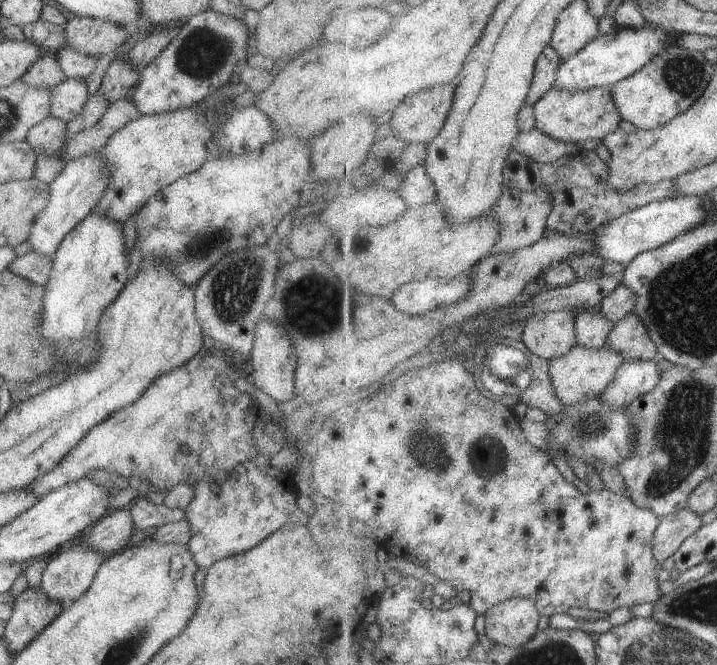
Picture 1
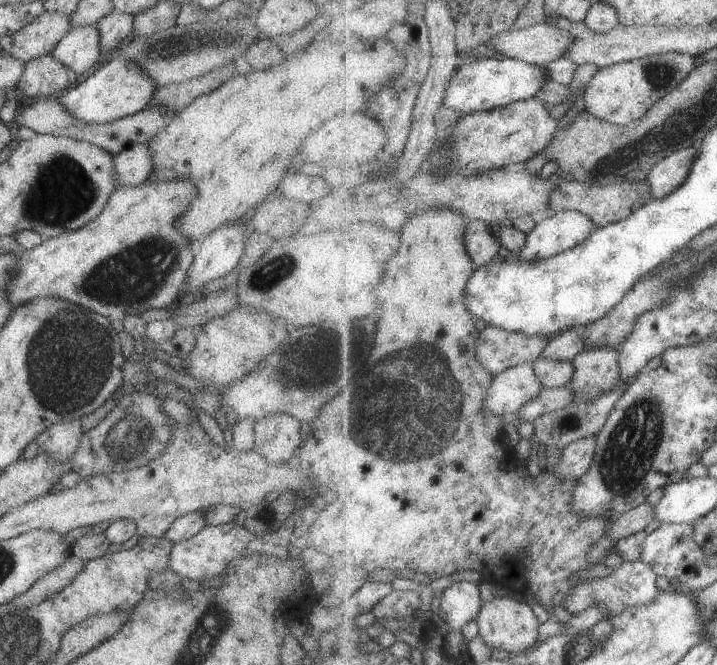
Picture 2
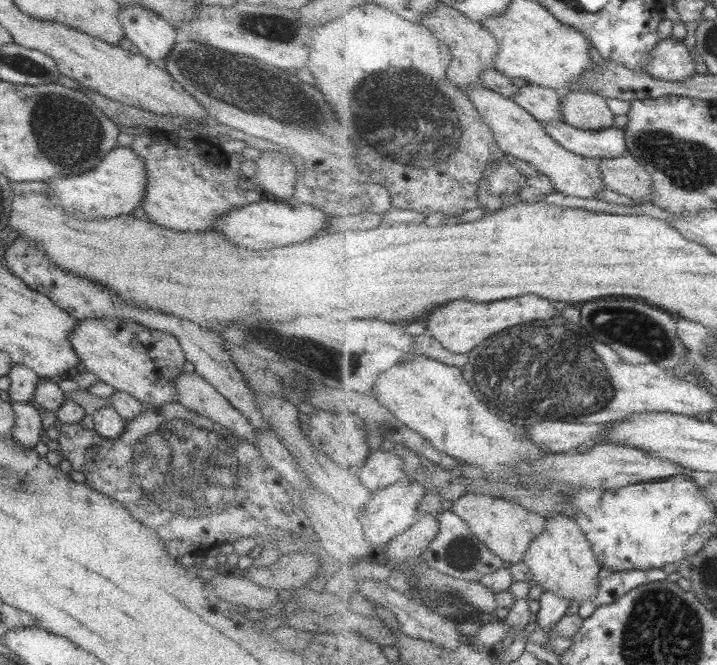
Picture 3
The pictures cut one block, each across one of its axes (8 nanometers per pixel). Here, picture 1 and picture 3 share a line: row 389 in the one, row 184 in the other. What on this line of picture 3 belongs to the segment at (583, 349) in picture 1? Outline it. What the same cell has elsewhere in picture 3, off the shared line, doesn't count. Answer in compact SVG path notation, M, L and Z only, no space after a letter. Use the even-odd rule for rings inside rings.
M483 83L471 84L465 90L469 97L473 98L473 104L489 123L489 127L493 129L493 135L506 154L527 161L544 172L553 181L557 193L580 199L596 199L597 194L606 188L600 160L588 159L584 155L565 149L520 103L491 90Z

